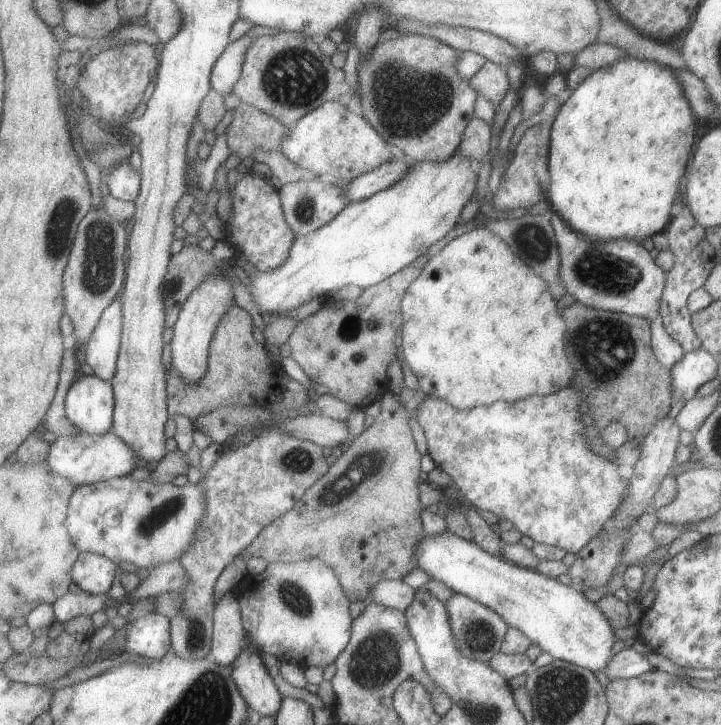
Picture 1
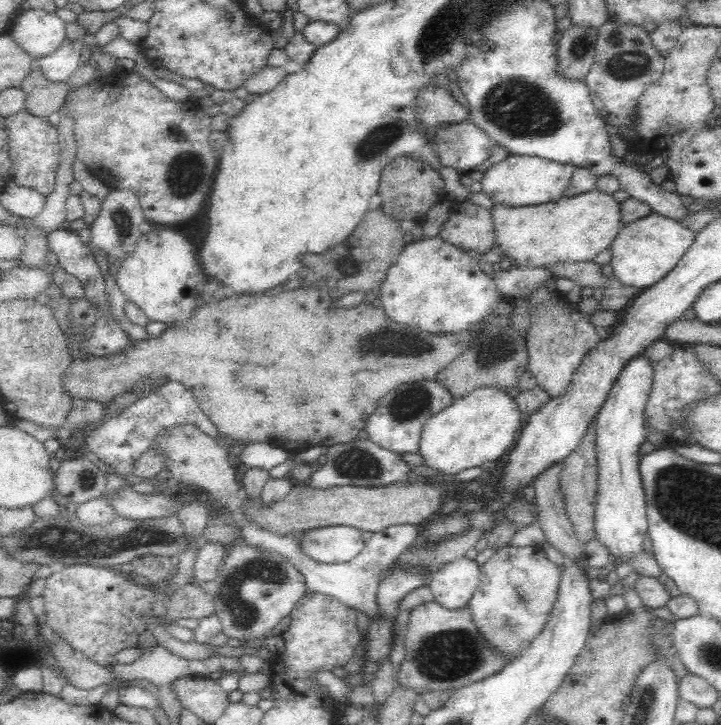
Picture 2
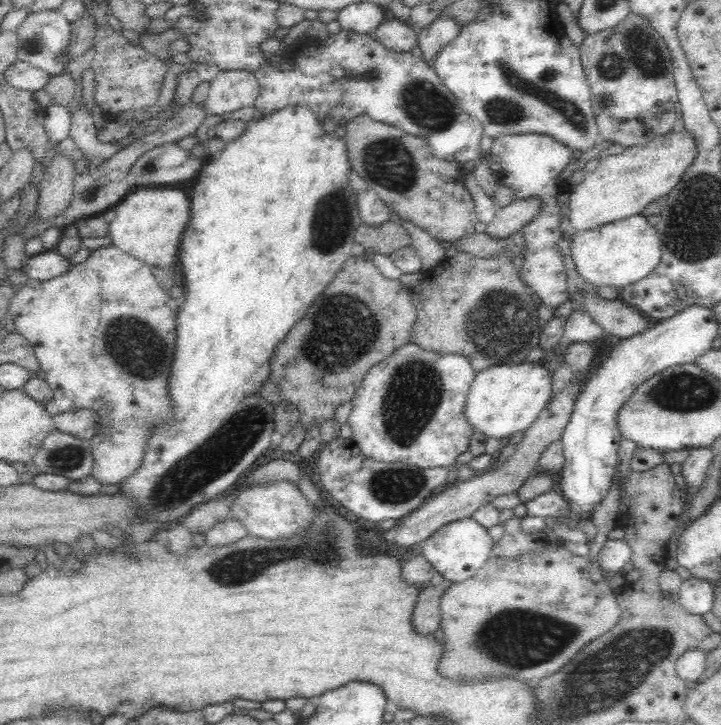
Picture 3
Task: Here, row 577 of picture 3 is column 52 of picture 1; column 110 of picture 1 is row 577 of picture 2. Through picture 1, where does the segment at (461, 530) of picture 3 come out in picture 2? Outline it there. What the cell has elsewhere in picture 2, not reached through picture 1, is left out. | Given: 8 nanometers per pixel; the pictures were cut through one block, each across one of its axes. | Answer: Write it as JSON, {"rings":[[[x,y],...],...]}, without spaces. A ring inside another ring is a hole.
{"rings":[[[454,558],[434,573],[430,582],[434,601],[448,610],[465,608],[480,584],[481,567],[475,560]]]}

